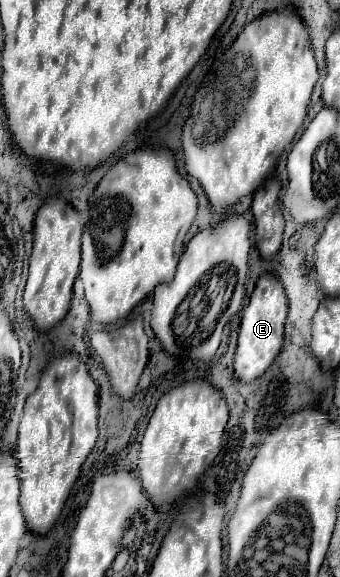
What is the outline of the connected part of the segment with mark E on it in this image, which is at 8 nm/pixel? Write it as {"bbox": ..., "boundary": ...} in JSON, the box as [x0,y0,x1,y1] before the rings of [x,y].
{"bbox":[235,274,287,382],"boundary":[[[263,274],[259,276],[255,290],[251,294],[249,306],[243,310],[239,326],[239,344],[235,352],[235,374],[243,382],[251,382],[265,374],[265,370],[275,362],[283,350],[283,326],[287,316],[287,296],[277,276]]]}

